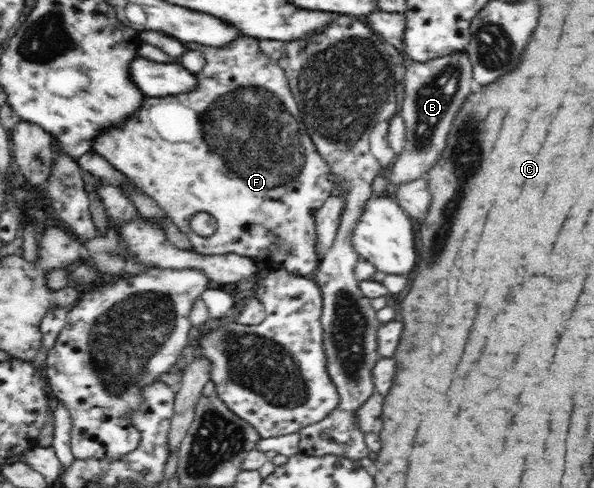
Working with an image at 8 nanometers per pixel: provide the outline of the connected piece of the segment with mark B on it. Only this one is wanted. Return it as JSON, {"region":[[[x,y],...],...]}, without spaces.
{"region":[[[456,51],[452,54],[422,63],[409,61],[402,69],[401,74],[404,75],[405,90],[404,98],[402,99],[402,109],[400,109],[399,114],[404,119],[407,137],[404,151],[396,155],[391,176],[387,179],[390,193],[396,186],[420,178],[422,173],[426,173],[436,165],[446,147],[446,139],[452,120],[459,112],[464,99],[472,91],[470,89],[470,85],[472,85],[472,62],[470,62],[467,52]]]}

